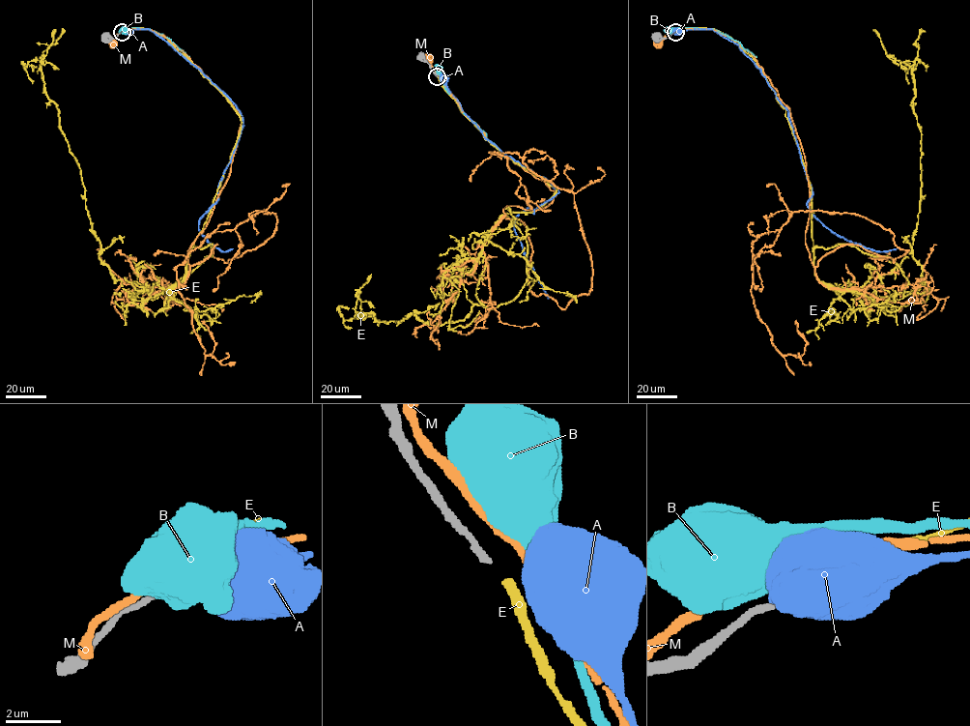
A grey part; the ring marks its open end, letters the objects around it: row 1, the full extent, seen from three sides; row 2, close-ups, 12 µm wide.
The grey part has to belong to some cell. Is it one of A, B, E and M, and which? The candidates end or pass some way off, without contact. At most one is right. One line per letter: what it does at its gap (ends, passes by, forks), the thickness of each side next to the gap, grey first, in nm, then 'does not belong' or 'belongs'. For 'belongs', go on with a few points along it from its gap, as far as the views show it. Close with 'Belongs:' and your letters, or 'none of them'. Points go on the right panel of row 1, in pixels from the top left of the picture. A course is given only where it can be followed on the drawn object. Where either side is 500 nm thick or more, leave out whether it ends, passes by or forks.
A: 240/1000 nm | does not belong
B: 240/900 nm | does not belong
E: it ends | 240/280 nm | does not belong
M: it passes by | 240/280 nm | does not belong
Belongs: none of them

